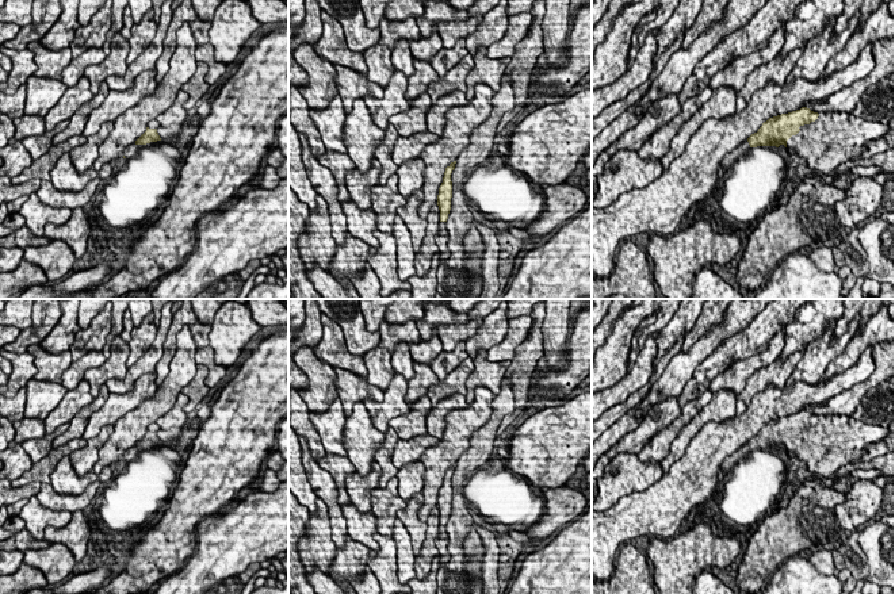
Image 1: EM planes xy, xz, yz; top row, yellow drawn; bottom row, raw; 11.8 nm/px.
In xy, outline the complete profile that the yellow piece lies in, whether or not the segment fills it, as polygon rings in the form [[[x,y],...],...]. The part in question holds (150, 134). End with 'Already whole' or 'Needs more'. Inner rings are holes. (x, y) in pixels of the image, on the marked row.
[[[153,119],[148,123],[146,131],[130,146],[126,147],[125,157],[134,157],[141,149],[152,147],[154,142],[161,141],[157,130],[160,123]]]. Needs more

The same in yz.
[[[807,107],[769,118],[757,133],[724,156],[722,172],[751,147],[784,145],[792,149],[807,166],[819,175],[835,169],[860,156],[869,141],[880,139],[888,127],[846,112],[814,112]]]. Needs more

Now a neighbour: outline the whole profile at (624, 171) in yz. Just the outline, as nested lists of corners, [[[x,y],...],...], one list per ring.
[[[619,150],[605,164],[605,173],[598,176],[598,189],[593,208],[605,208],[621,193],[645,188],[662,173],[661,160],[643,160],[635,150]]]

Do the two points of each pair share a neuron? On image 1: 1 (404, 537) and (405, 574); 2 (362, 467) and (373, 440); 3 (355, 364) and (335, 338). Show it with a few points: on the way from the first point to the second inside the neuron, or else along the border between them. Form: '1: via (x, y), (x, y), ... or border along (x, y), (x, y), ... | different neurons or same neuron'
1: via (404, 547), (405, 564) | same neuron
2: via (362, 460), (362, 451), (366, 447) | same neuron
3: via (348, 360), (335, 345) | same neuron

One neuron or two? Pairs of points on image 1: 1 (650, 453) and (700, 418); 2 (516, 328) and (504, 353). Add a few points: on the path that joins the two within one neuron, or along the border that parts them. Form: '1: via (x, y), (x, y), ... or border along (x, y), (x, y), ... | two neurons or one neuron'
1: border along (702, 410), (681, 429), (662, 460) | two neurons
2: via (516, 334), (507, 347) | one neuron

